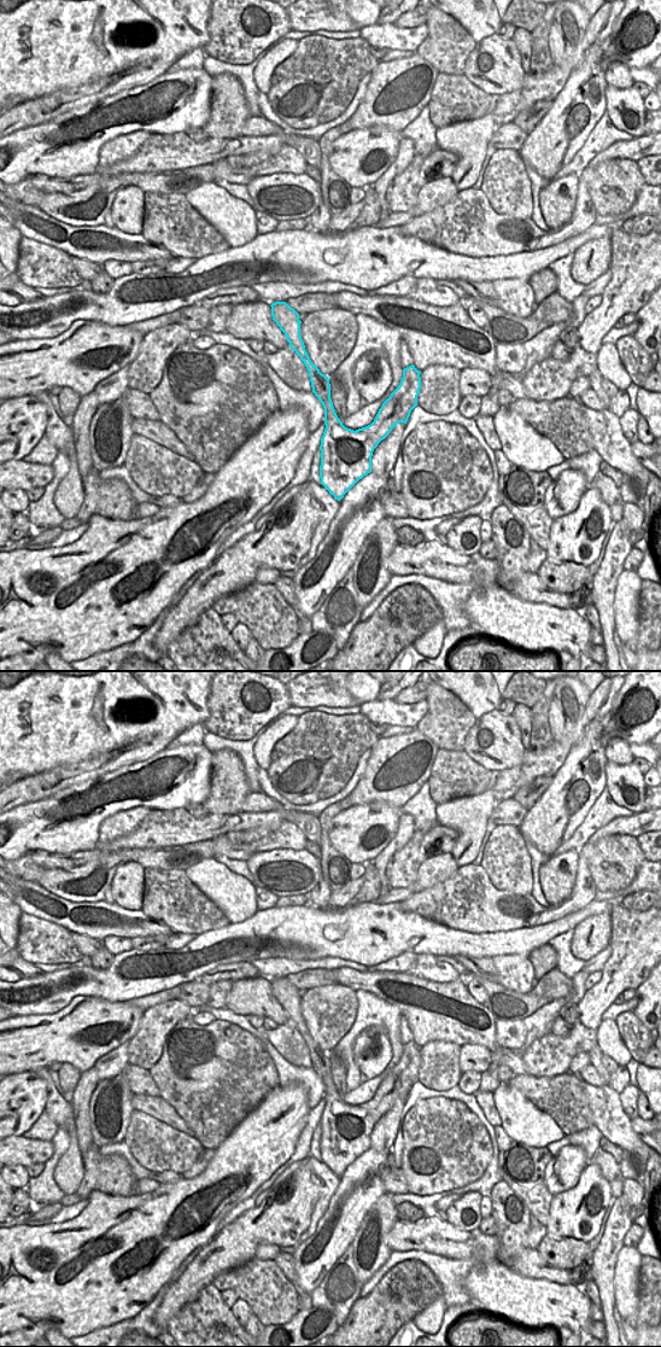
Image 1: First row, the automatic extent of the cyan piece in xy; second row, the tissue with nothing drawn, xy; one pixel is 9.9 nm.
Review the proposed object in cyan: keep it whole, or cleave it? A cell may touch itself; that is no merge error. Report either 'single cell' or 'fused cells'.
single cell

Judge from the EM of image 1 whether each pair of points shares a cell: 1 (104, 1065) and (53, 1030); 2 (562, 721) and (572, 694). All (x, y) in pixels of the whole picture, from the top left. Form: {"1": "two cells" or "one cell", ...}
{"1": "two cells", "2": "one cell"}

